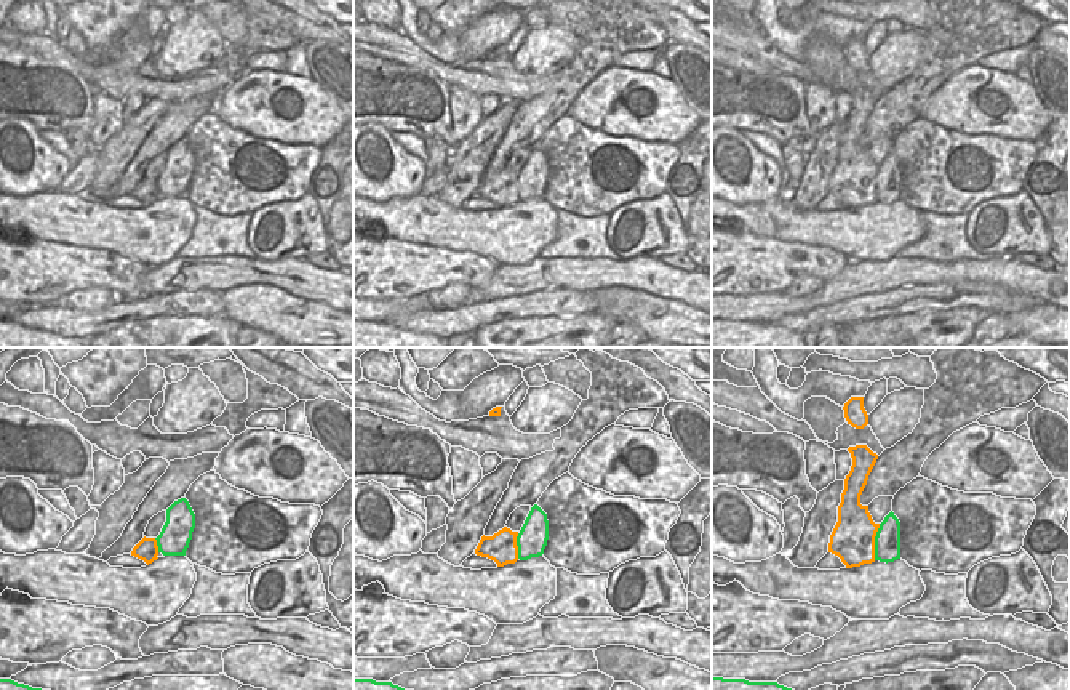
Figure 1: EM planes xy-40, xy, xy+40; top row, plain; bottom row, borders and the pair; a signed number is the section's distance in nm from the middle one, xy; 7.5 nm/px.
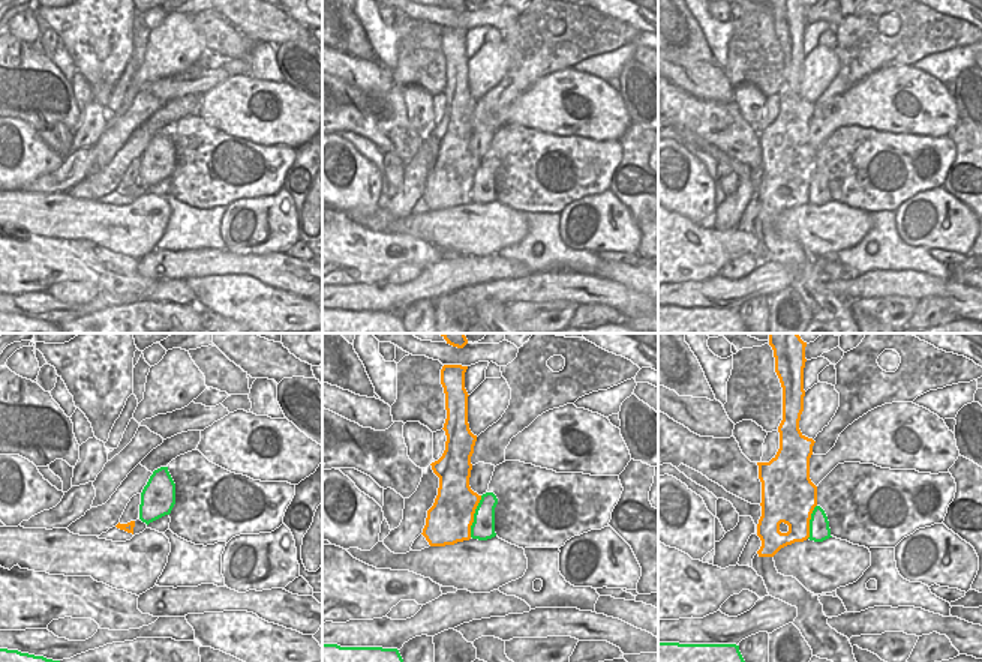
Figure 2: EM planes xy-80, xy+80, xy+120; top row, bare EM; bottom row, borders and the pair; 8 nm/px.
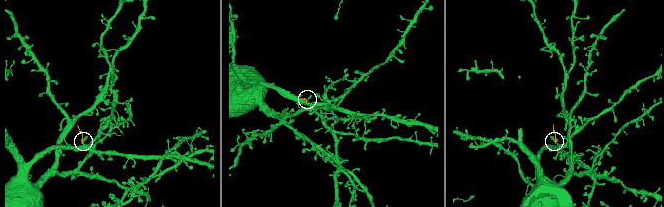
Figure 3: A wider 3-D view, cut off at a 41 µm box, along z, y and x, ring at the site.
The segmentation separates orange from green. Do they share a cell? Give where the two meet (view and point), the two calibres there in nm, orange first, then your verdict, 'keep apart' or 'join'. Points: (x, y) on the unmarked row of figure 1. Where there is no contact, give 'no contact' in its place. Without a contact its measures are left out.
xy+40 (874, 183) | 340/190 nm | keep apart

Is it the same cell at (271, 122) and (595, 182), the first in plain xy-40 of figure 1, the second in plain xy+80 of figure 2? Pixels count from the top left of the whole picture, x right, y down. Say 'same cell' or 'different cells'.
different cells

